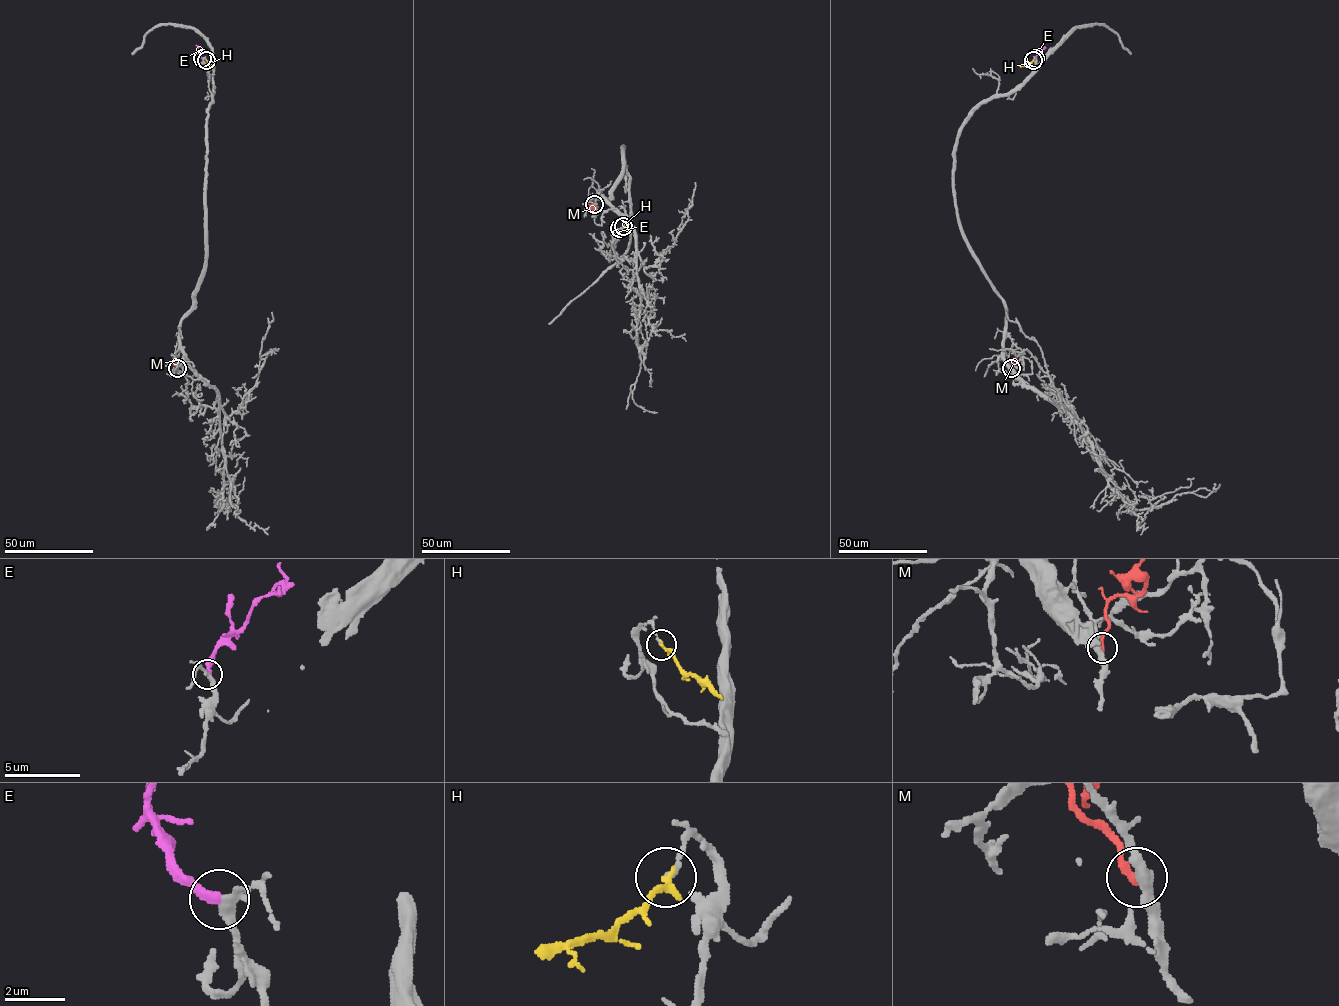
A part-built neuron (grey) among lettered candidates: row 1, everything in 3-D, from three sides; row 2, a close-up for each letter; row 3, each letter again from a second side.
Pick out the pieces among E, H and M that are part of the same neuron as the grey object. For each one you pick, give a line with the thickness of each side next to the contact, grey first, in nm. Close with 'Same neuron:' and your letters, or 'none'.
E: Thickness 280 nm (grey) against 360 nm
Same neuron: E

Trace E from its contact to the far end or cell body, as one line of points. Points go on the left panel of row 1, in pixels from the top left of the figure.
E: (202, 58), (196, 45)

